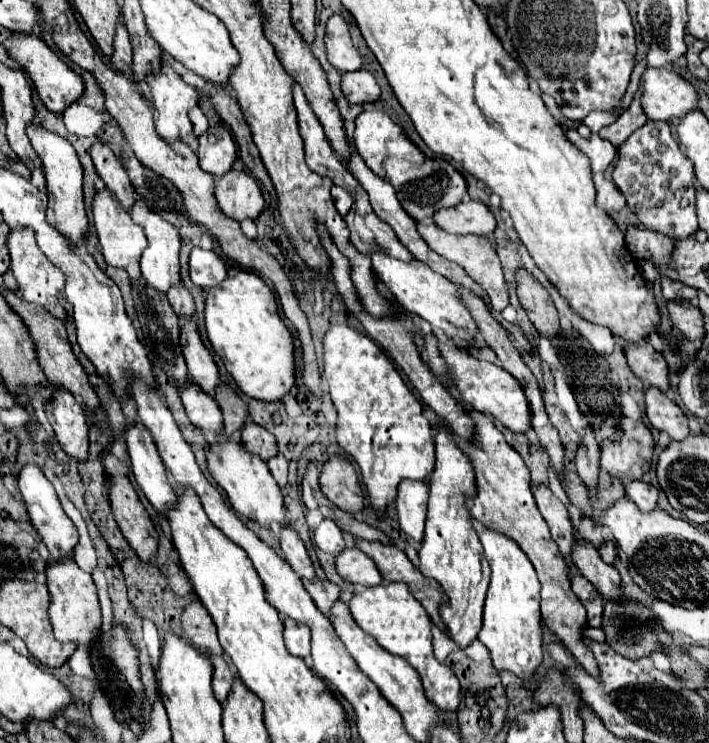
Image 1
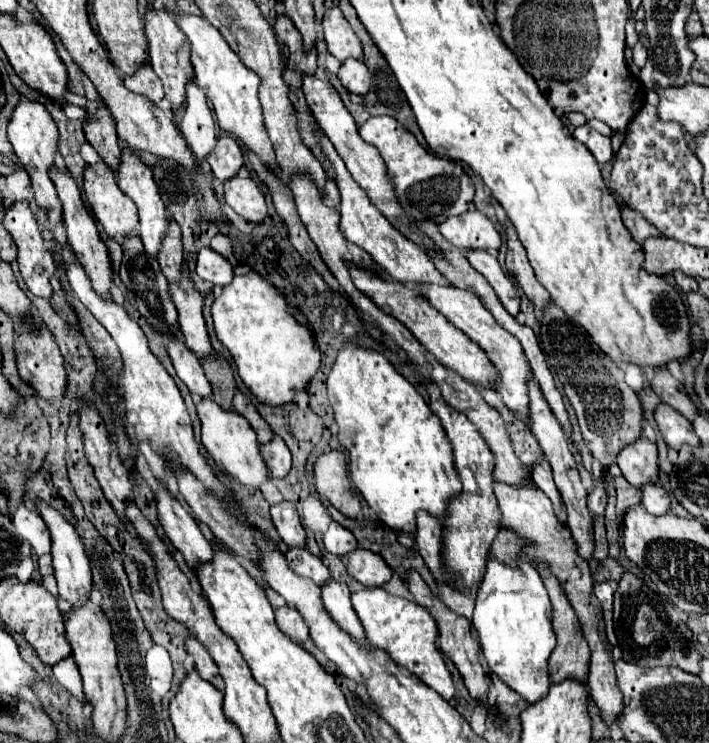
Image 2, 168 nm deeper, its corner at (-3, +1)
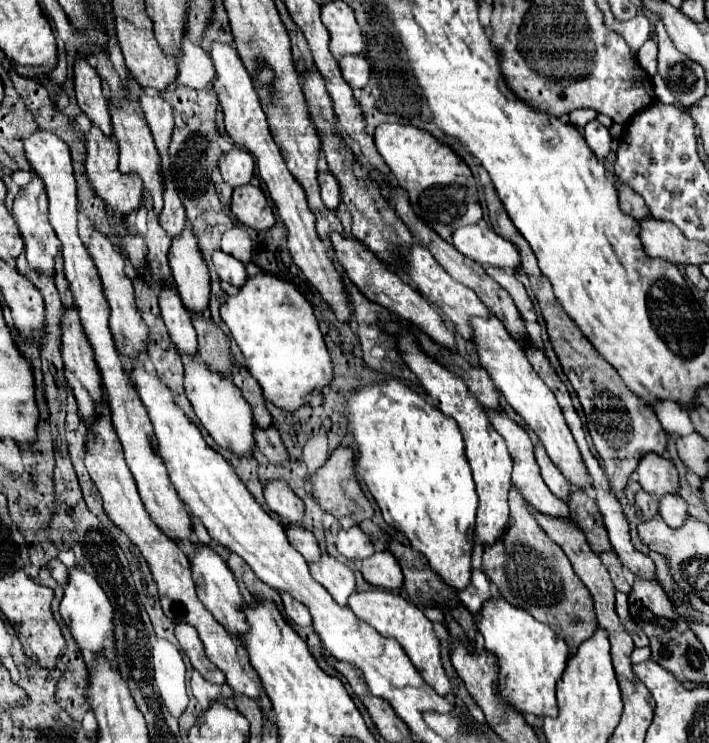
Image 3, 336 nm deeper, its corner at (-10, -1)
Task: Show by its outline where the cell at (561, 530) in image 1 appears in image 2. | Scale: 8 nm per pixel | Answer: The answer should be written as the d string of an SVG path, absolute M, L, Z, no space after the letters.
M545 458L537 460L537 462L533 464L533 474L531 474L531 476L533 476L533 482L537 484L537 488L553 502L553 508L555 508L557 518L559 518L561 522L565 522L565 520L567 520L567 510L565 510L565 504L563 504L563 500L561 500L561 494L559 494L555 482L553 482L553 474L551 474L549 462L547 462Z

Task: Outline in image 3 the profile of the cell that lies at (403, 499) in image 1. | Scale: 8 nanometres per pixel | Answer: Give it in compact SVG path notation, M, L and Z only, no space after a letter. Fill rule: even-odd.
M472 570L470 584L464 590L458 590L458 598L472 614L478 614L482 608L478 630L484 636L488 652L498 656L502 696L518 712L532 712L538 718L556 716L558 708L554 692L556 692L556 682L560 680L568 660L566 642L560 636L556 636L556 632L548 624L538 622L526 610L512 606L508 600L504 600L502 594L498 594L496 598L490 596L492 596L490 580L482 570ZM488 598L490 602L486 602Z

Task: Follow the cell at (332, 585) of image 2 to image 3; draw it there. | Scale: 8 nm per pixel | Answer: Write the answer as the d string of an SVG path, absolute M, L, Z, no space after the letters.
M324 554L318 564L312 564L310 572L340 606L346 606L350 594L356 592L352 570L328 554Z

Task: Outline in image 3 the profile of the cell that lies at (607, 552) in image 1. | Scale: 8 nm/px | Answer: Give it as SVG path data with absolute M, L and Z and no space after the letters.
M574 490L568 506L570 506L570 518L584 530L592 552L602 554L612 550L612 544L608 540L606 526L602 522L602 514L596 502L584 490Z

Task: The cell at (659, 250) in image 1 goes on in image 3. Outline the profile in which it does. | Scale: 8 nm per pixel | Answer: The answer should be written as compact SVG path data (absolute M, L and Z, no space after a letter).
M620 186L618 194L620 194L620 208L622 208L622 212L632 214L638 222L648 218L648 206L644 204L644 200L634 190L630 190L628 186Z

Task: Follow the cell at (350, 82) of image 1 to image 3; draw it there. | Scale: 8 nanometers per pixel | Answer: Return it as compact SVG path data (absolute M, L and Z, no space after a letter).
M348 56L340 60L340 70L350 88L364 88L370 80L370 64L364 56Z

